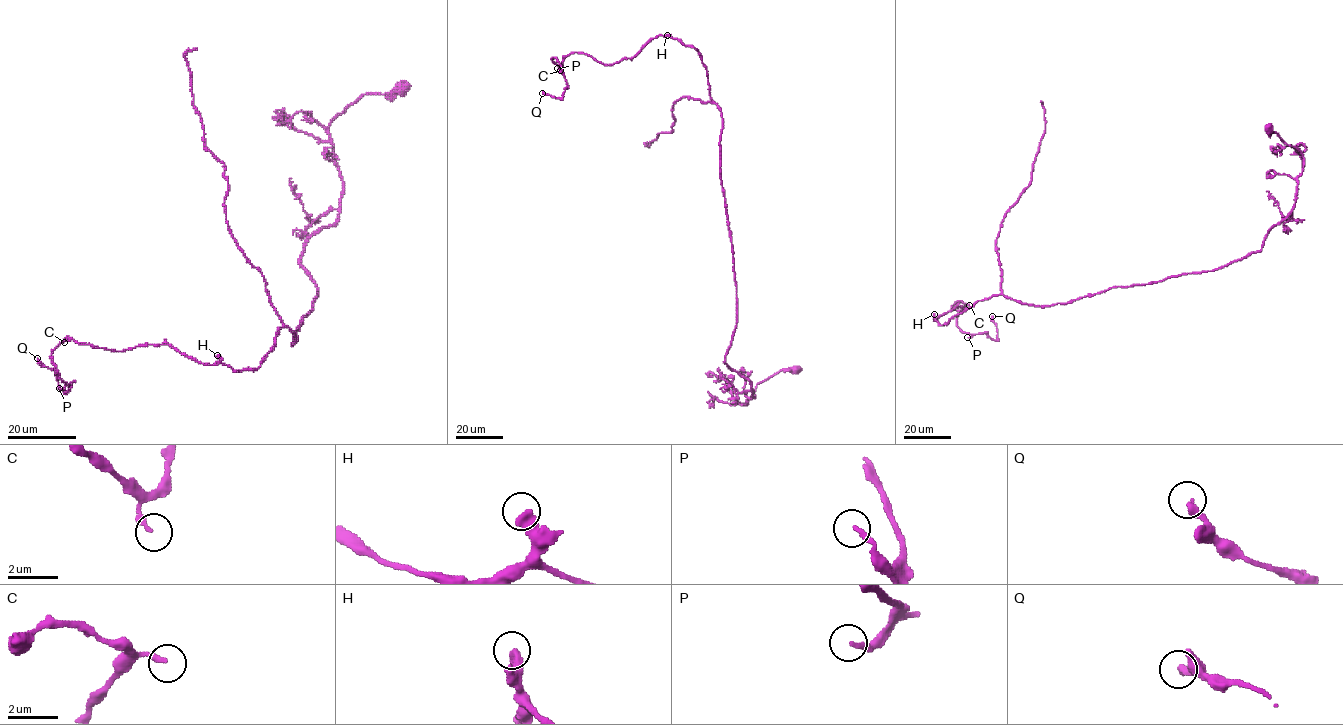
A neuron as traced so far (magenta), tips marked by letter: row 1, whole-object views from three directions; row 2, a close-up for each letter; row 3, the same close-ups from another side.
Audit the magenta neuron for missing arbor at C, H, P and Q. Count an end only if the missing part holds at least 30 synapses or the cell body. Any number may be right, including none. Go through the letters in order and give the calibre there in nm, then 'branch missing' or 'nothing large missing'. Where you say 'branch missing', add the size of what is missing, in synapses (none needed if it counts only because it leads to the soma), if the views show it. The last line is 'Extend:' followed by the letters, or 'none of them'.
C: 220 nm thick; nothing large missing
H: 440 nm thick; nothing large missing
P: 200 nm thick; nothing large missing
Q: 300 nm thick; nothing large missing
Extend: none of them

